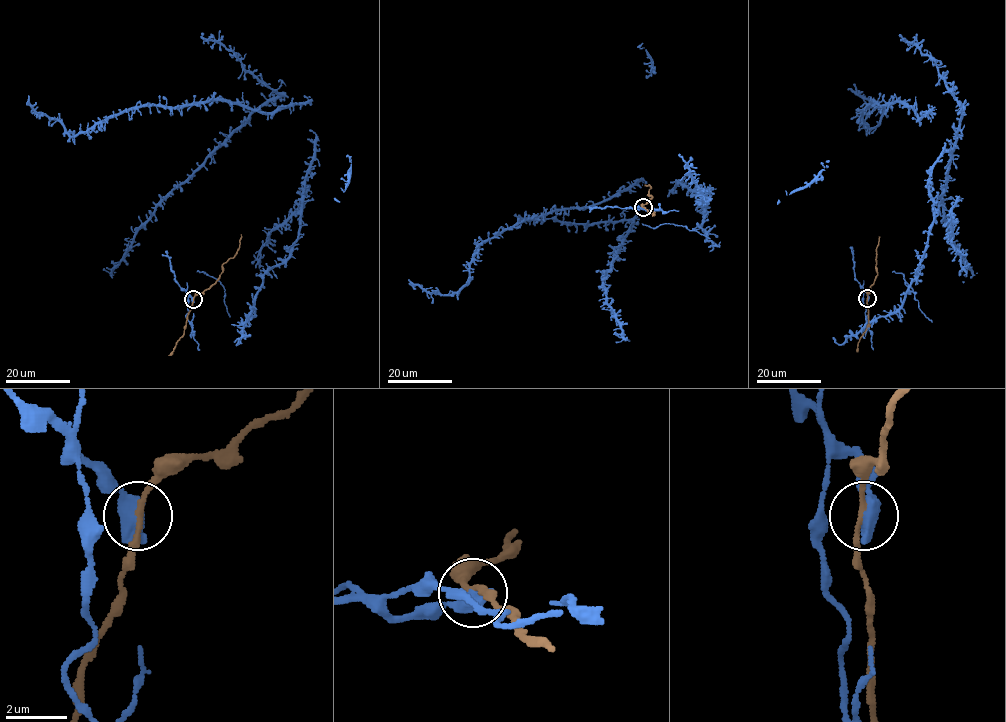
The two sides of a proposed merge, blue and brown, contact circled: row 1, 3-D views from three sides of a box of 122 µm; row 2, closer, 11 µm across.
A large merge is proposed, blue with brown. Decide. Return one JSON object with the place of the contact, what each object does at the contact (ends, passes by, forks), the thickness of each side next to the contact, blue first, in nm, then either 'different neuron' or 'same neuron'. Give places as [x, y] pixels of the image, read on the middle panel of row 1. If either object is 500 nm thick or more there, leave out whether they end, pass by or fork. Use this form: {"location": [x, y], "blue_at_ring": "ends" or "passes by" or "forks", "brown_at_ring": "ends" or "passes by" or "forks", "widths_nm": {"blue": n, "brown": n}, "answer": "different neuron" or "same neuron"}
{"location": [643, 207], "widths_nm": {"blue": 650, "brown": 150}, "answer": "different neuron"}

